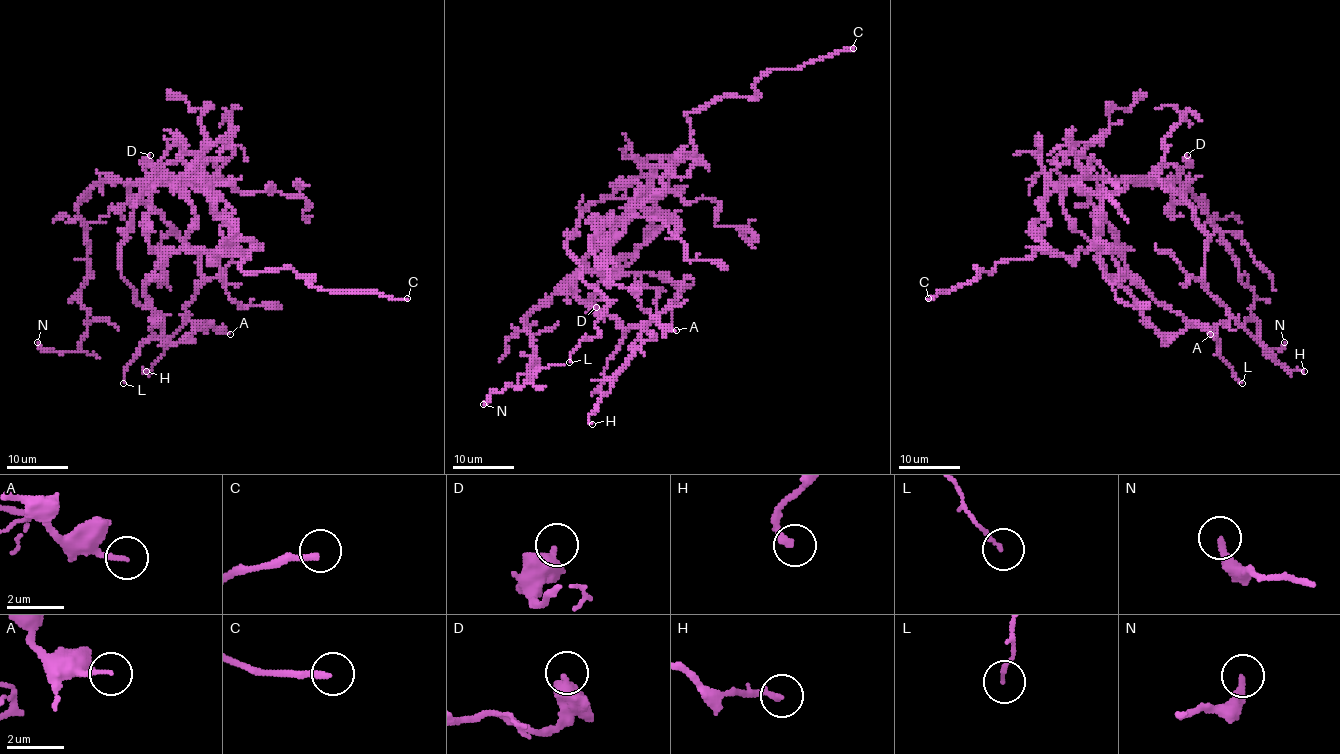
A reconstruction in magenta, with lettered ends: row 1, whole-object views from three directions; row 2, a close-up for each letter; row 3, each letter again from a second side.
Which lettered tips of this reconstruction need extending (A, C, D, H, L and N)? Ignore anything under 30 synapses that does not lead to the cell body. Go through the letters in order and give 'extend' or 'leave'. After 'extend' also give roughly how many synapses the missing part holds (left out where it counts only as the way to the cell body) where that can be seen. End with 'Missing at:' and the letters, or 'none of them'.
A: leave
C: extend
D: leave
H: leave
L: leave
N: leave
Missing at: C

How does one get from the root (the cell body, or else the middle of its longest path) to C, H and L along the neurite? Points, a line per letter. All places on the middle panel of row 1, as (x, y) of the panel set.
C: (656, 168), (702, 161), (686, 114), (726, 96), (757, 98), (754, 84), (770, 71), (853, 48)
H: (656, 168), (648, 195), (576, 276), (576, 295), (599, 313), (625, 327), (649, 324), (589, 416), (592, 424)
L: (656, 168), (637, 202), (588, 204), (565, 241), (580, 276), (606, 301), (599, 333), (569, 362)

